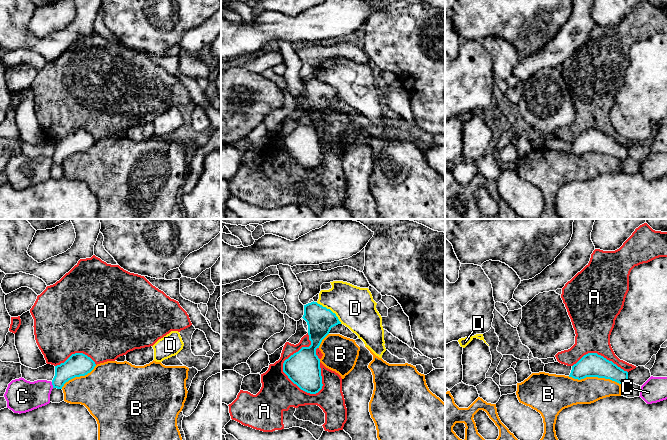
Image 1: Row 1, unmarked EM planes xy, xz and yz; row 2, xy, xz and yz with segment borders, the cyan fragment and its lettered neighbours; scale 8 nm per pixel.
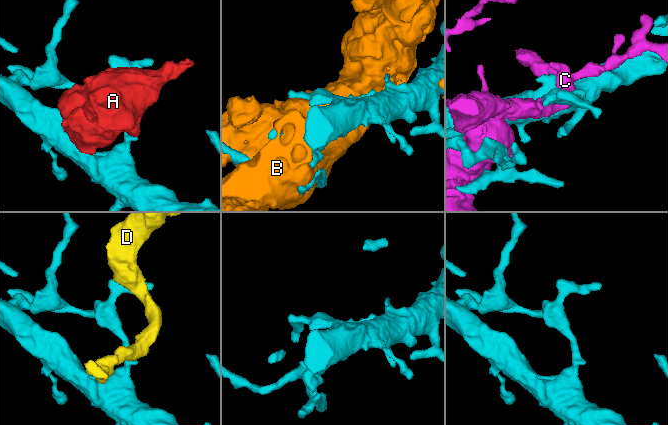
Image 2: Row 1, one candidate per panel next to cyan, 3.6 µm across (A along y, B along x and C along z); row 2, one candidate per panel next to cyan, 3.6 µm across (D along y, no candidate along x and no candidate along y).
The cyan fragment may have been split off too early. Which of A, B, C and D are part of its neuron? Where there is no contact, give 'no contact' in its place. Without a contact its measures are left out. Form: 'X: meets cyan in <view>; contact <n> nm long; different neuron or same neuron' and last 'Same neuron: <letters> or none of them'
A: meets cyan in xz; contact 500 nm long; different neuron
B: meets cyan in yz; contact 420 nm long; different neuron
C: meets cyan in xy; contact 50 nm long; different neuron
D: meets cyan in xz; contact 260 nm long; different neuron
Same neuron: none of them

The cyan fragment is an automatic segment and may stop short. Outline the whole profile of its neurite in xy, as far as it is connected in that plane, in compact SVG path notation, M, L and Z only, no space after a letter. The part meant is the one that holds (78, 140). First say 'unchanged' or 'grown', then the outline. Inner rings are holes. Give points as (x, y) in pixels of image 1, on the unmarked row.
unchanged; M83 129L72 130L64 139L55 142L53 164L62 165L69 156L85 152L96 142L95 138Z

